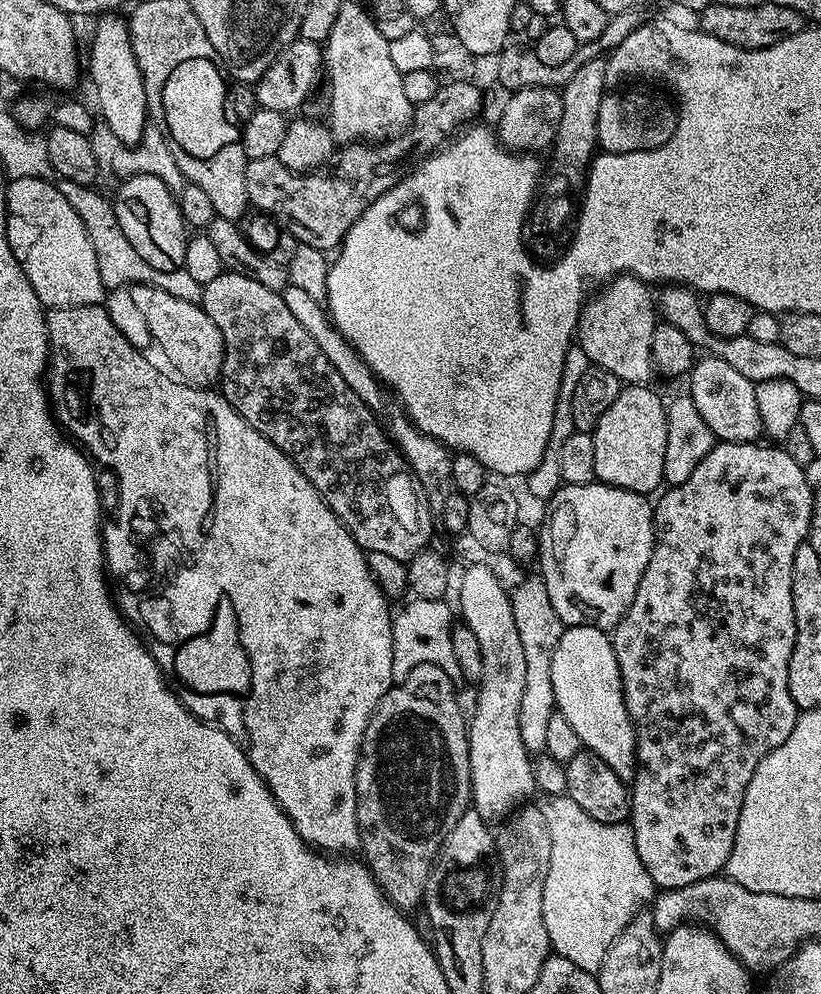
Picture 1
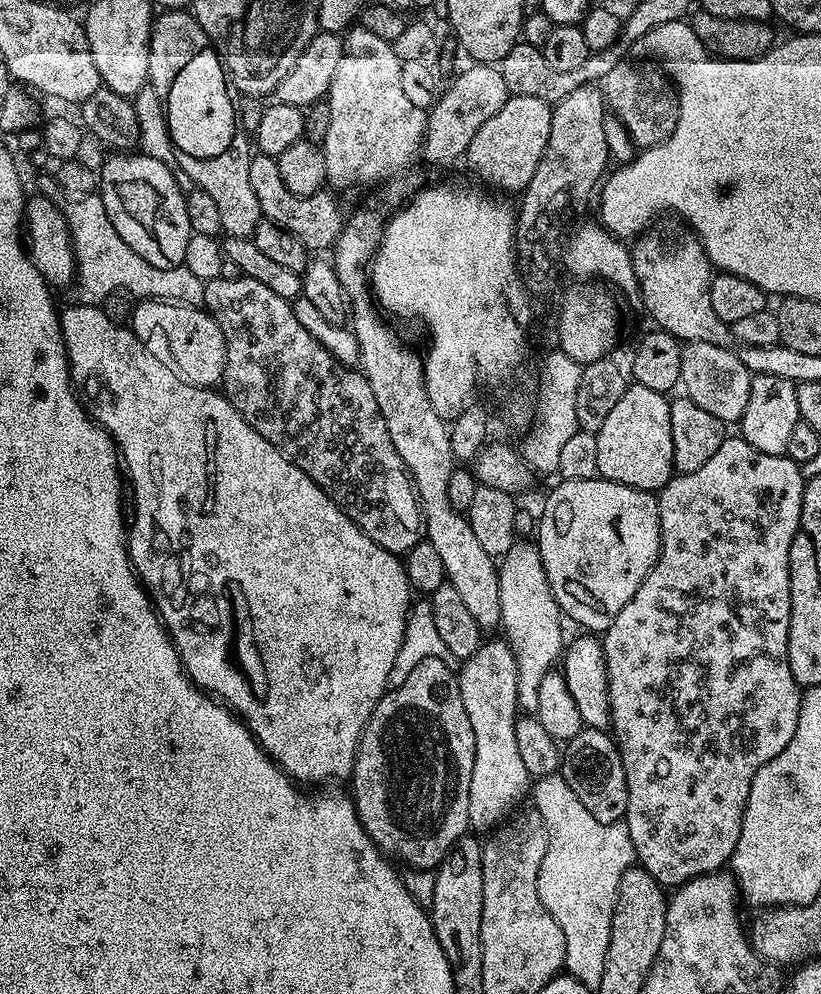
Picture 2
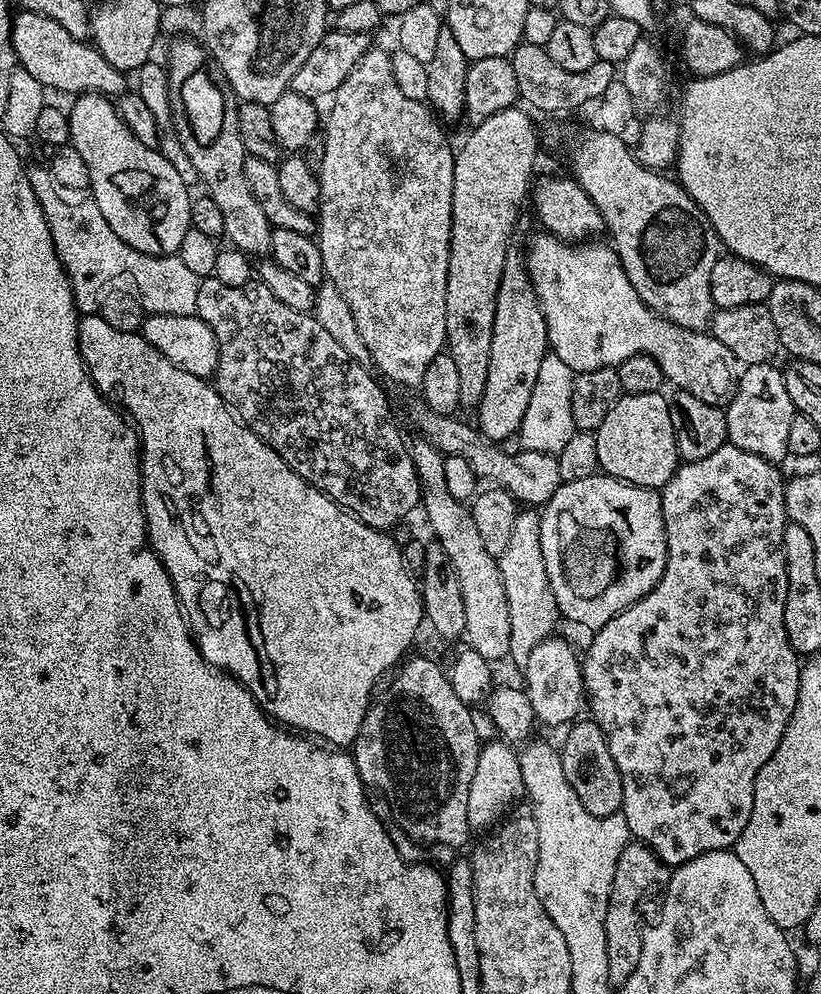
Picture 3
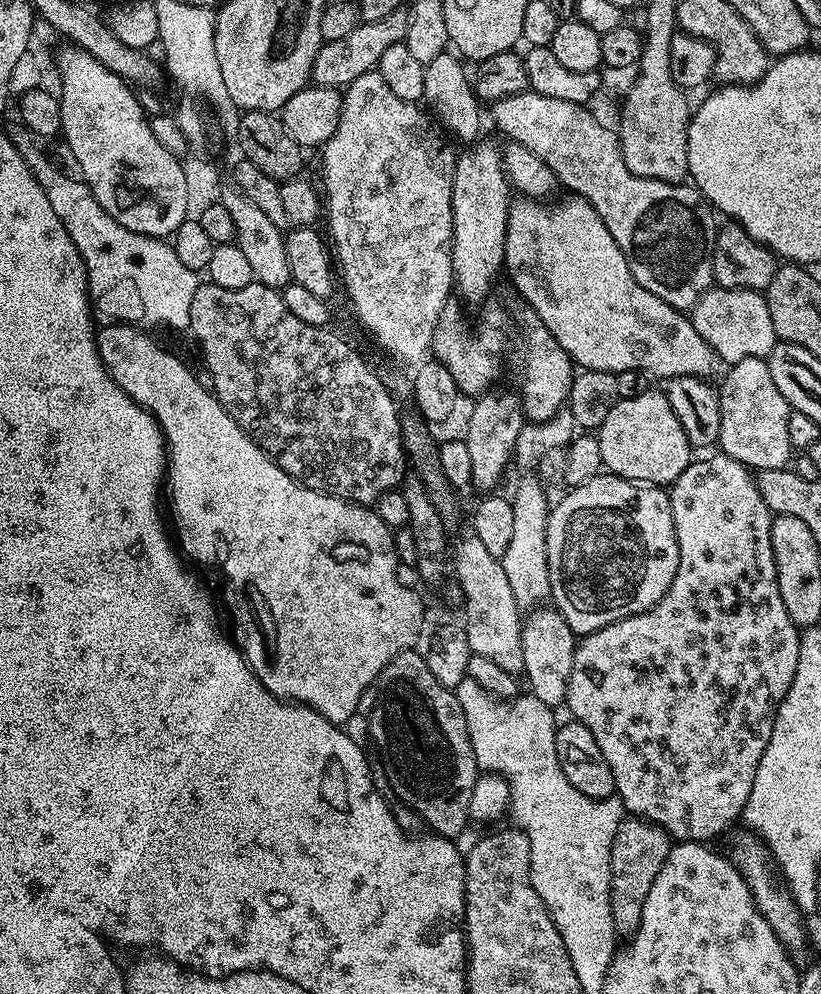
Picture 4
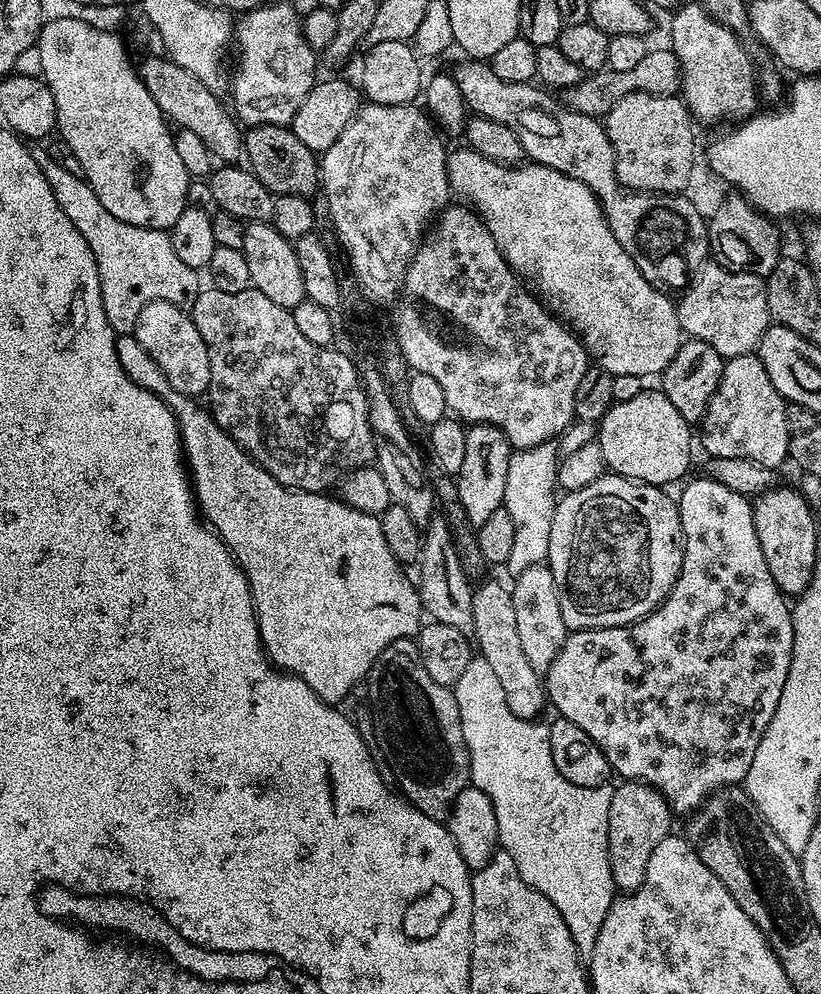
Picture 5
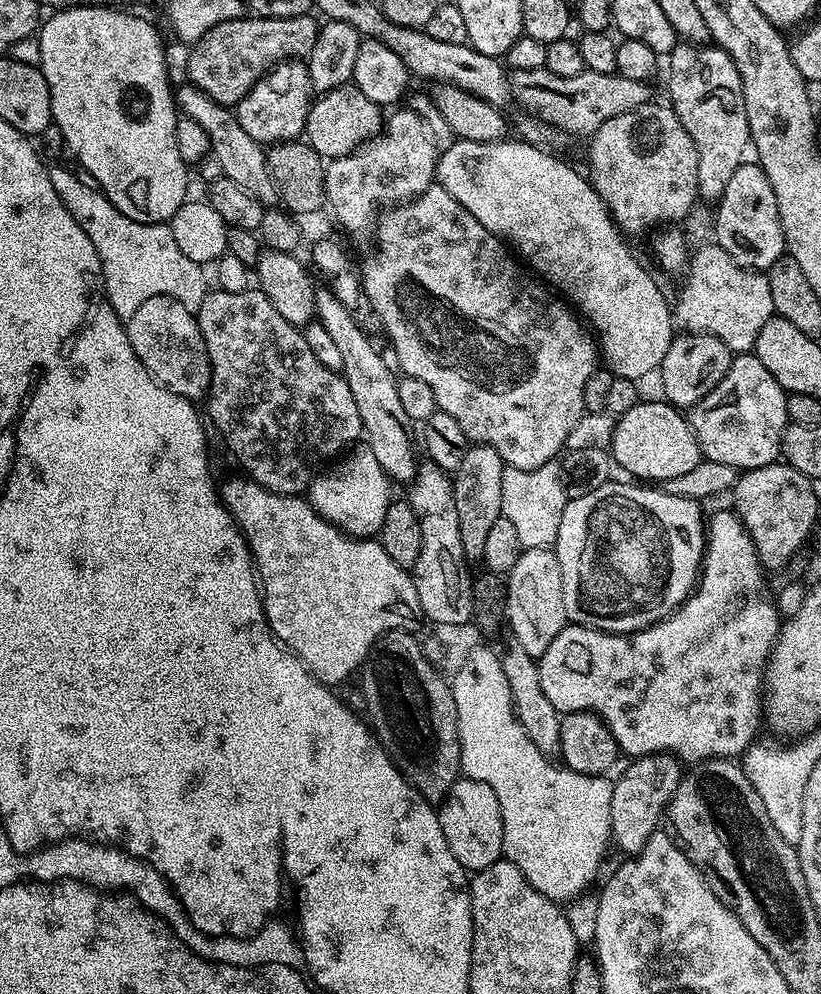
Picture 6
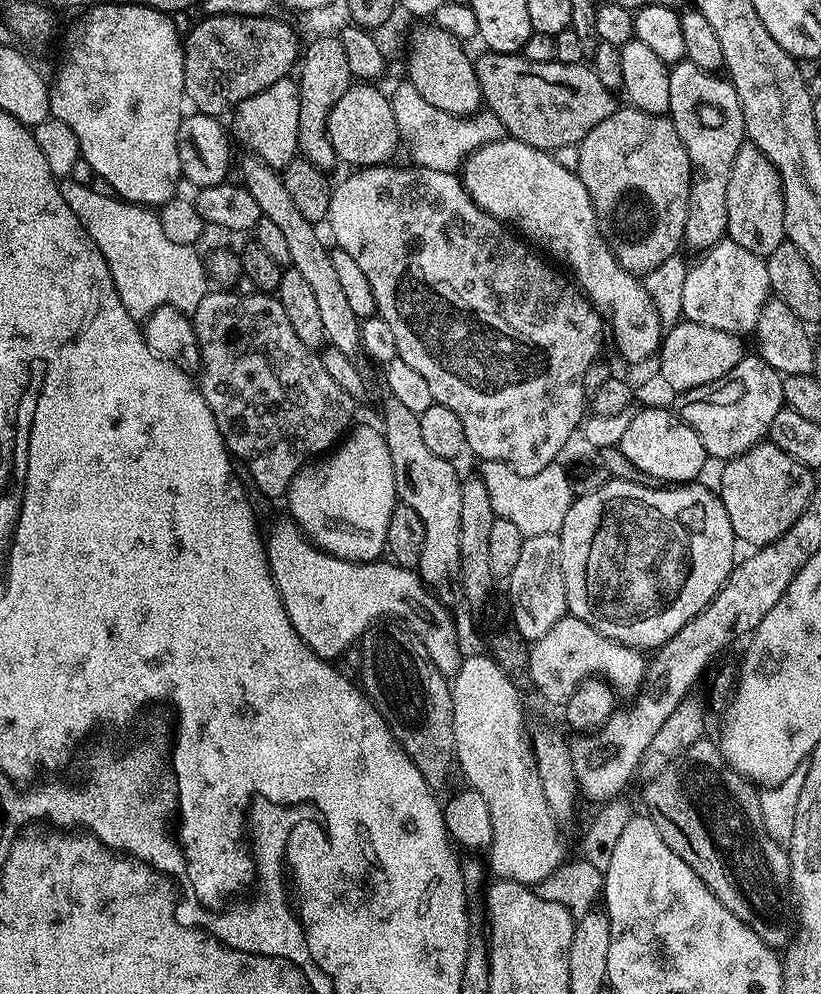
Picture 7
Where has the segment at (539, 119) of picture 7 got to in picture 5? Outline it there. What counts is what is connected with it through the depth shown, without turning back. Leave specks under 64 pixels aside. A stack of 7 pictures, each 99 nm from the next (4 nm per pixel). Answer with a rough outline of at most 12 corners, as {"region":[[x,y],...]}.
{"region":[[653,47],[621,72],[585,75],[563,93],[576,112],[604,118],[626,94],[674,96],[680,63]]}

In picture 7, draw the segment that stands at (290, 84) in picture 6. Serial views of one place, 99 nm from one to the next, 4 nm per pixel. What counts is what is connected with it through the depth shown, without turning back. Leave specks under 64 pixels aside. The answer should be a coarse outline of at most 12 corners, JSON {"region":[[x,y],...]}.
{"region":[[295,79],[235,106],[237,138],[263,164],[298,156]]}

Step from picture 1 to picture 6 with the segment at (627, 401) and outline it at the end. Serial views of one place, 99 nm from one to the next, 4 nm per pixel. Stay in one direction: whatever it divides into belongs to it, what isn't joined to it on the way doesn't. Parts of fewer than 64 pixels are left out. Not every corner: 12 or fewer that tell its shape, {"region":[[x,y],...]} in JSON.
{"region":[[641,399],[615,421],[613,461],[640,482],[702,459],[681,409]]}

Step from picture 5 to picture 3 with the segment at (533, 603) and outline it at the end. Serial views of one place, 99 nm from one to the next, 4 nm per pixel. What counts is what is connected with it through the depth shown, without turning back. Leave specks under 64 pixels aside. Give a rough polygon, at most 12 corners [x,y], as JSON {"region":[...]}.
{"region":[[553,634],[522,666],[536,719],[571,725],[586,700],[581,657]]}

